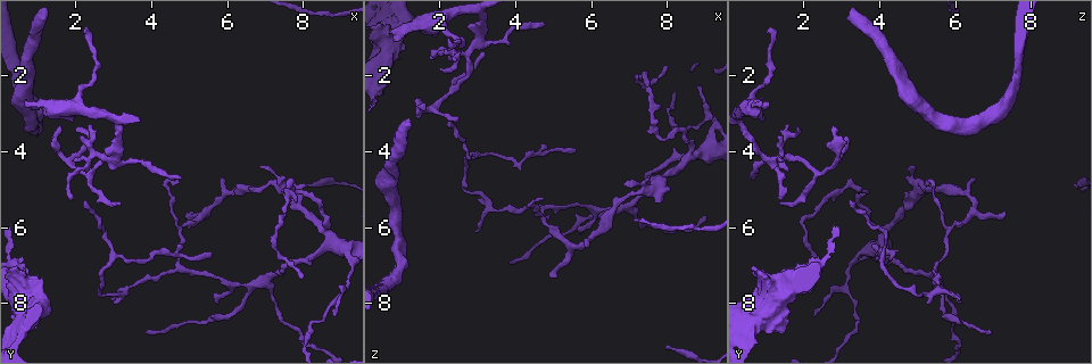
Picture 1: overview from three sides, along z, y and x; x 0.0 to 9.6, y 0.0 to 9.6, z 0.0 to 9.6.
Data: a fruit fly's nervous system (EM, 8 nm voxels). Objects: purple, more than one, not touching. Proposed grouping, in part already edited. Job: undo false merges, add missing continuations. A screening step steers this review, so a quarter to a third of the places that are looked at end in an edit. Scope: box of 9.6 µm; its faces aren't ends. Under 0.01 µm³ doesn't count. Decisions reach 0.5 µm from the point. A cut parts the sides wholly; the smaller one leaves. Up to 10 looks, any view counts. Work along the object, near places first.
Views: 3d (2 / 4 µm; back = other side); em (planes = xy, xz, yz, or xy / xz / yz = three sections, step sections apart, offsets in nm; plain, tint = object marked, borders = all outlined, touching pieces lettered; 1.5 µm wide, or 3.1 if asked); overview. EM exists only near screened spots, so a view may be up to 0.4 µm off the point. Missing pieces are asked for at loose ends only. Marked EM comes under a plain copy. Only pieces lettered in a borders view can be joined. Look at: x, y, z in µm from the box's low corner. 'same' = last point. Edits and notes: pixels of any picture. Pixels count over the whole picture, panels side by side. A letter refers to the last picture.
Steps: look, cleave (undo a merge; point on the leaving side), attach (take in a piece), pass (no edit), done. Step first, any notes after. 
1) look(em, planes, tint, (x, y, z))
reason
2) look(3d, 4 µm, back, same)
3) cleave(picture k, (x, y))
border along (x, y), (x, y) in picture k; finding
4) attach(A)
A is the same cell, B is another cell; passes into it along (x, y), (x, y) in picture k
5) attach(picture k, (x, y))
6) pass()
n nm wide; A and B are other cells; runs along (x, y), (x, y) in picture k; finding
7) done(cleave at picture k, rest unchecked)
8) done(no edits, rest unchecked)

look(em, planes, borders, (7.95, 7.30, 1.80))
branch stops here

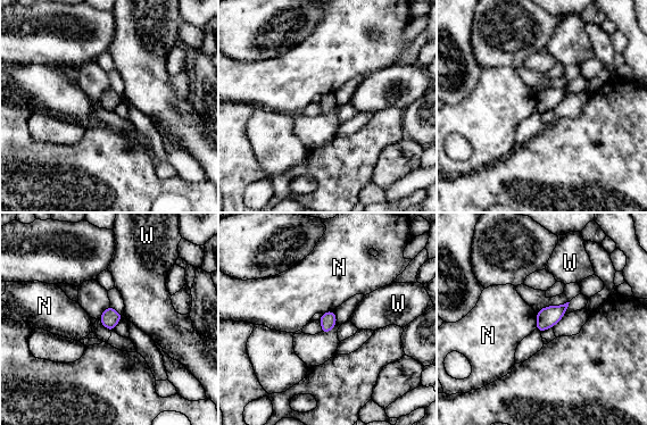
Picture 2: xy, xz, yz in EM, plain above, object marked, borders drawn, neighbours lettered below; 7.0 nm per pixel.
pass()
N and W are other cells; border along (537, 314), (534, 327) in picture 2; none of them fits

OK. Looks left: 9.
look(em, planes, borders, (2.50, 3.60, 3.05))
tapers out

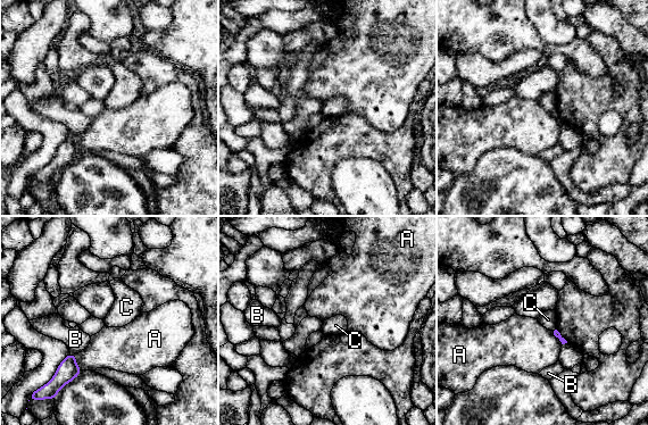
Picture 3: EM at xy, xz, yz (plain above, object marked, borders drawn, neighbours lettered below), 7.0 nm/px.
pass()
A, B and C are other cells; border along (555, 326), (550, 330) in picture 3; no lettered piece goes on from it

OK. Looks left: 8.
look(em, xy, step 4, tint, (2.70, 4.10, 1.40))
four or more arms meet

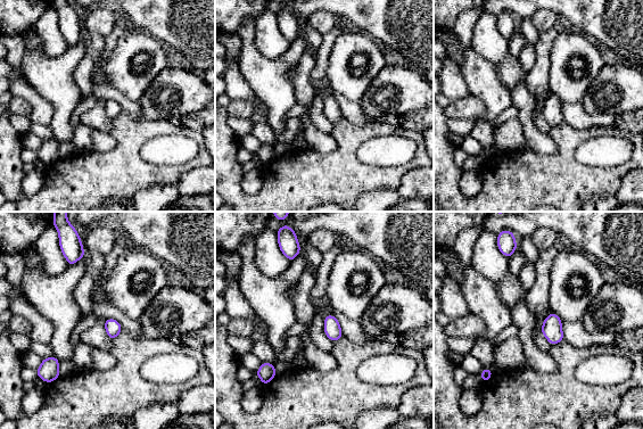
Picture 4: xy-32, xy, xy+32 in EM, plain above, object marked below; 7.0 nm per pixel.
look(em, planes, borders, same)
cut it another way

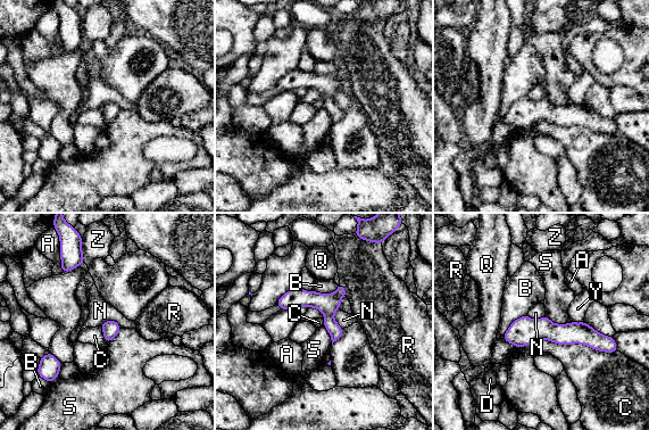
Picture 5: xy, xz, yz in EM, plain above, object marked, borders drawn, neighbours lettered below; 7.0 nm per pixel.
pass()
A, B, C, D, N, Q, R, S, Y and Z are other cells; continuous, no second cell

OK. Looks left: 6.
look(3d, 4 µm, (6.80, 4.40, 4.90))

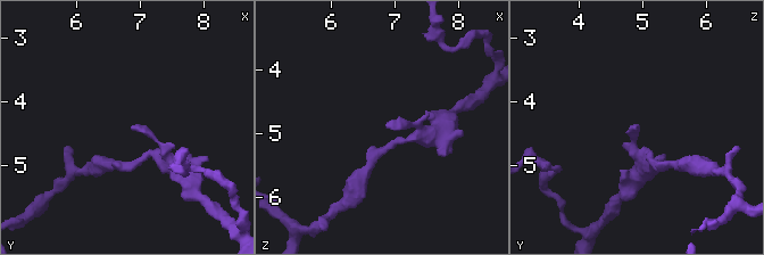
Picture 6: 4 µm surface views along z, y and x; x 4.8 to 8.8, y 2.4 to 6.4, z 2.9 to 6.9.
look(em, yz, step 8, borders, (6.80, 4.35, 4.90))
shape alone is not enough

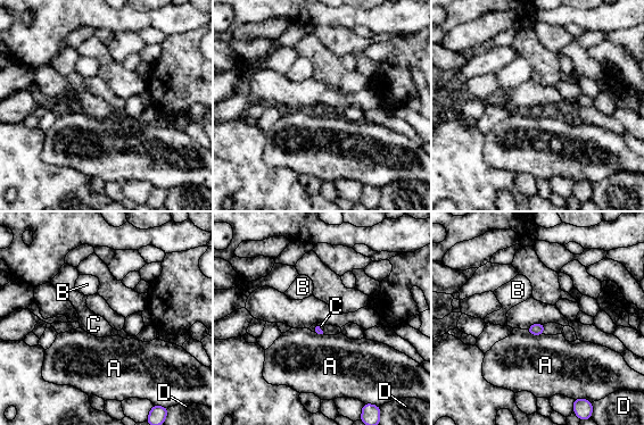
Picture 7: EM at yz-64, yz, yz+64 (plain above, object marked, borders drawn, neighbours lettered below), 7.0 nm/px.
look(em, xz, step 8, borders, same)

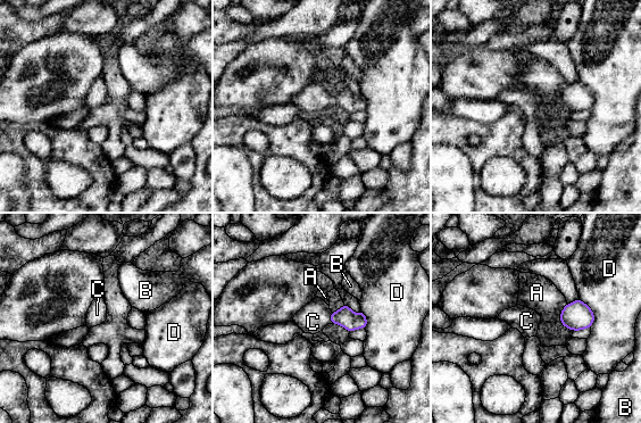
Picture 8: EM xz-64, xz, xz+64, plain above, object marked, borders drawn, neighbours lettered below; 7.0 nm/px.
attach(C)
120 nm wide; C is the same cell, A, B and D are other cells; the cell continues

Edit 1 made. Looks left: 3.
done(attach at picture 8, rest unchecked)

